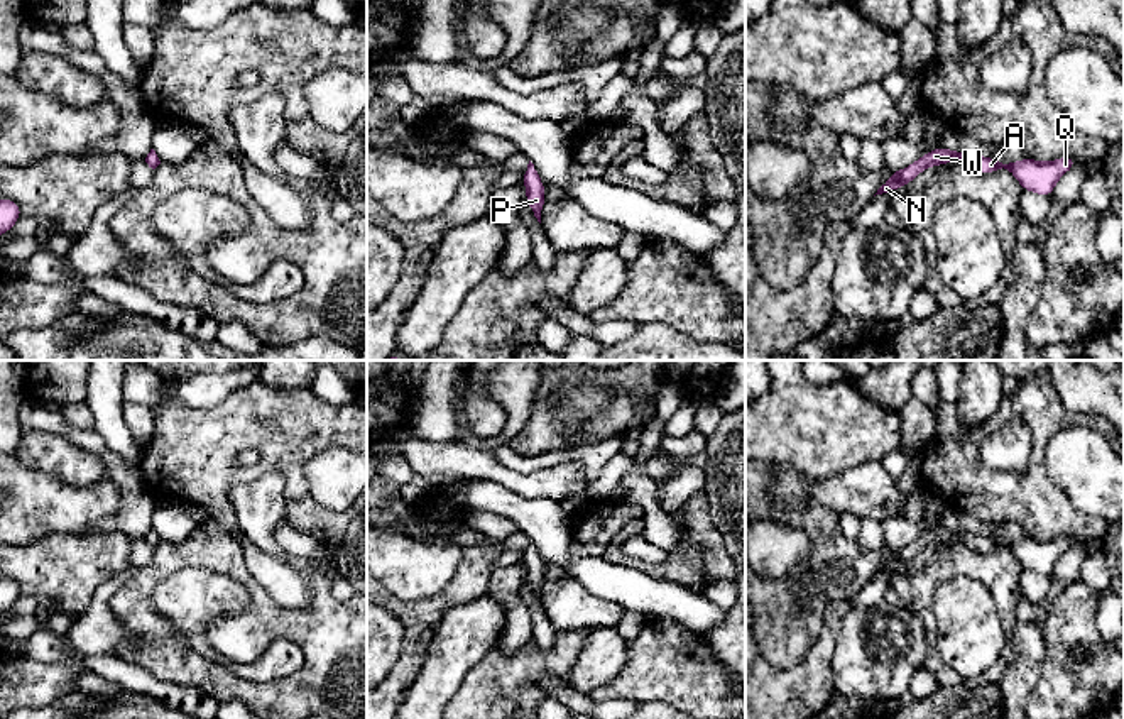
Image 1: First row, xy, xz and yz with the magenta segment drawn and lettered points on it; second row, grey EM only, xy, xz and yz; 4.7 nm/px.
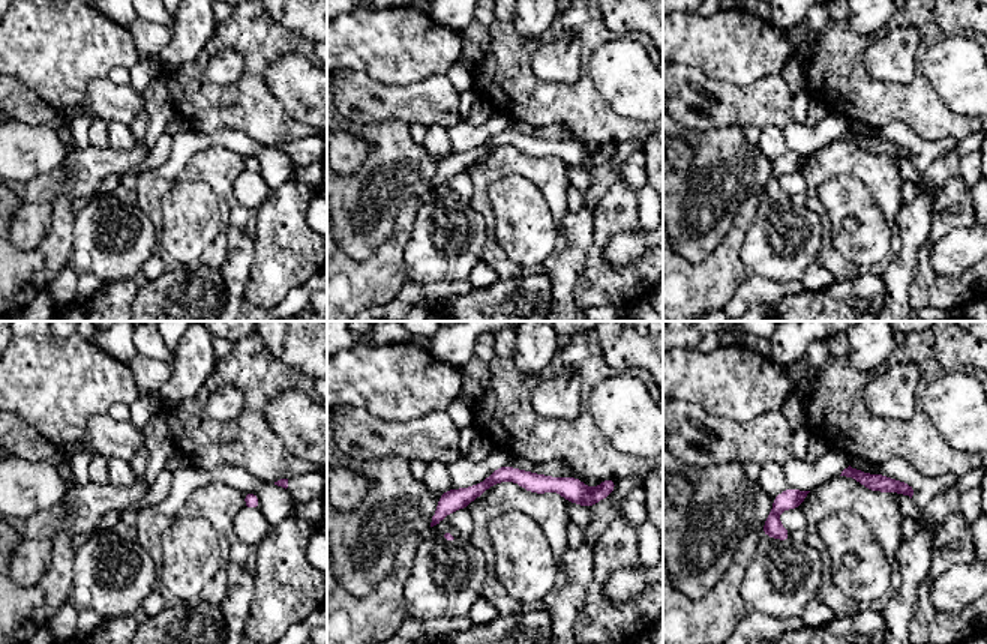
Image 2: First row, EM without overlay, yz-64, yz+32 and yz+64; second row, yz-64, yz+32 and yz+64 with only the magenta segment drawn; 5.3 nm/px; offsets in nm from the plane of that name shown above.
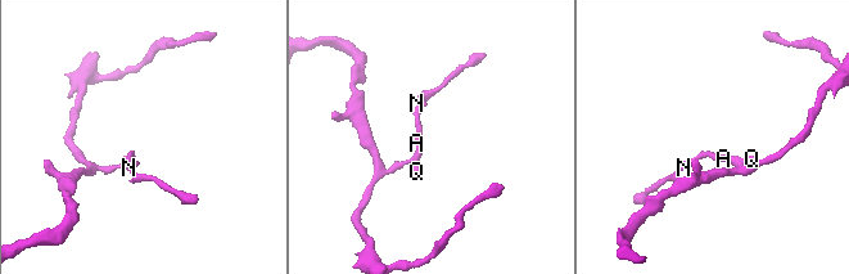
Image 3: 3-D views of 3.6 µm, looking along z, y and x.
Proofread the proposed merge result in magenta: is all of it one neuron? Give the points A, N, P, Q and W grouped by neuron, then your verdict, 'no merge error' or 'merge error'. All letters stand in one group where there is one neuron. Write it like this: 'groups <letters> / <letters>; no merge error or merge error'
groups A N P Q W; no merge error

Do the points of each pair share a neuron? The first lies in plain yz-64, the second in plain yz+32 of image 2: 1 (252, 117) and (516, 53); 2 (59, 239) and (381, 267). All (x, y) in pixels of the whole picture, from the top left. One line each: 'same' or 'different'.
1: same
2: same

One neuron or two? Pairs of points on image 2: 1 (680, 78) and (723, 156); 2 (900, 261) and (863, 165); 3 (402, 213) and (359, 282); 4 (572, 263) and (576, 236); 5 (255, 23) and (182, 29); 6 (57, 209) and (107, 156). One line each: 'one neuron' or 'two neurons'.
1: two neurons
2: two neurons
3: one neuron
4: one neuron
5: two neurons
6: two neurons

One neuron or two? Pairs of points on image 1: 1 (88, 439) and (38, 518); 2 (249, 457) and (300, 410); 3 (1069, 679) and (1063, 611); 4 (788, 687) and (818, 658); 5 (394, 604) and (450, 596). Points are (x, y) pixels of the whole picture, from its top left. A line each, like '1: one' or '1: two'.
1: two
2: two
3: one
4: one
5: one

